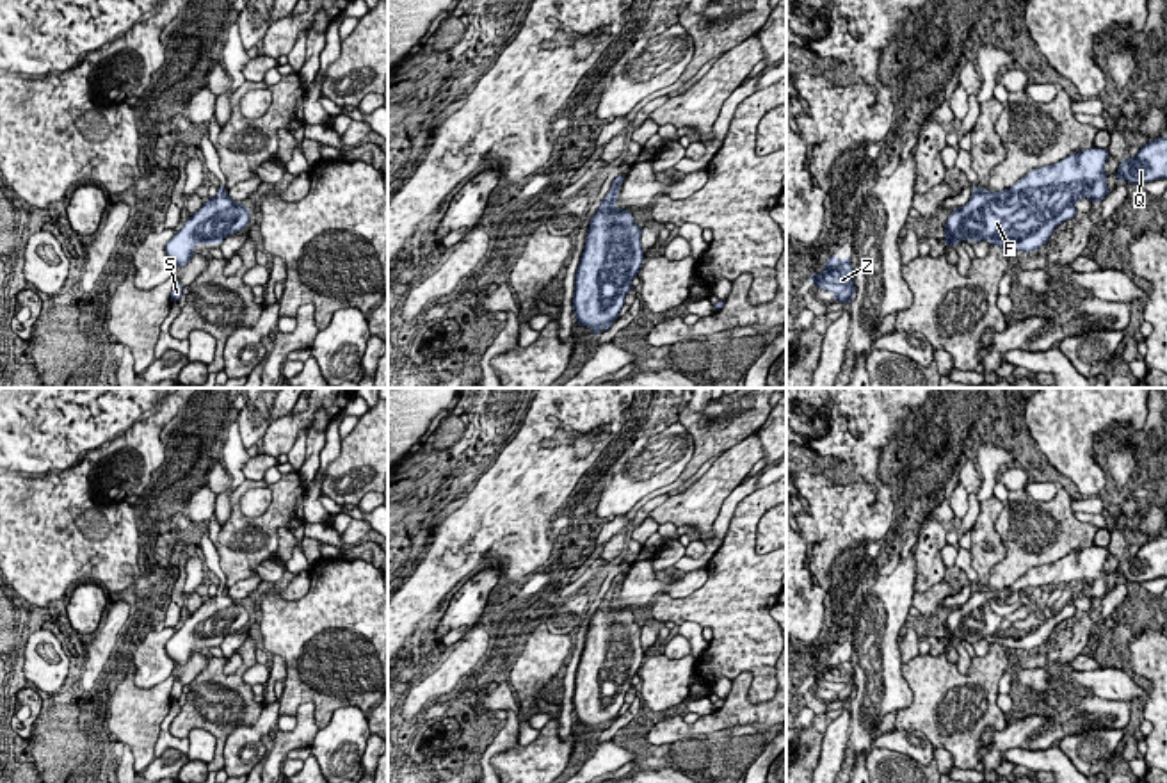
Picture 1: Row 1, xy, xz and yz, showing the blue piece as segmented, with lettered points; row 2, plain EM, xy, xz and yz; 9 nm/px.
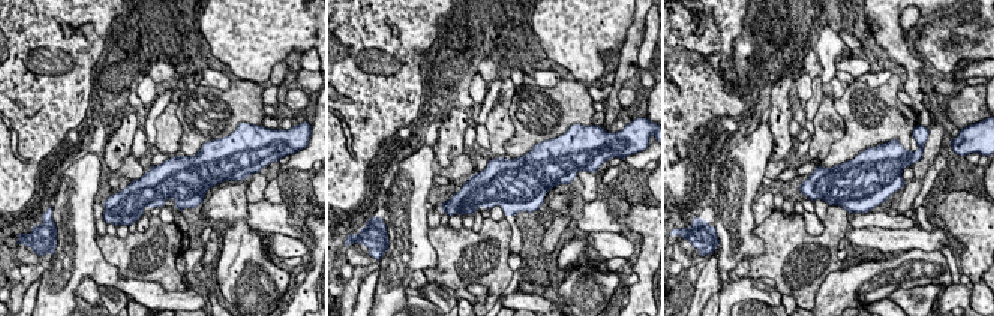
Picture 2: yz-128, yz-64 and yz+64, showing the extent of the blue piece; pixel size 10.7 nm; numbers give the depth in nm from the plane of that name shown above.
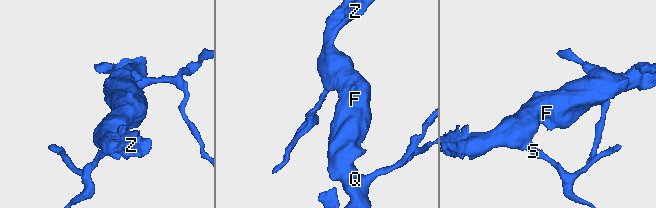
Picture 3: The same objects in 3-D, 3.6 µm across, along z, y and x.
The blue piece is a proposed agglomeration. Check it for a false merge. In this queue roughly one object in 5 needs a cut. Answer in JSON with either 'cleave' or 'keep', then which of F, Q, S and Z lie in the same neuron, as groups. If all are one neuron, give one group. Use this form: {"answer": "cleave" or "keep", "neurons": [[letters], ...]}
{"answer": "keep", "neurons": [["F", "Q", "S", "Z"]]}

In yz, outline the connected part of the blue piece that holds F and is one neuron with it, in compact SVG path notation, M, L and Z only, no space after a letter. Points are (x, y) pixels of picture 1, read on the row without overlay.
M1089 546L1032 568L1010 587L991 591L973 585L970 600L946 618L946 644L970 637L987 639L1007 651L1037 650L1058 623L1074 618L1078 598L1099 601L1110 591L1107 557L1107 548Z

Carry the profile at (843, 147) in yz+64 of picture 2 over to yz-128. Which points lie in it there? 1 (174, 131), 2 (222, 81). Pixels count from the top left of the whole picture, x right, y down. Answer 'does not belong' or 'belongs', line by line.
1: does not belong
2: does not belong

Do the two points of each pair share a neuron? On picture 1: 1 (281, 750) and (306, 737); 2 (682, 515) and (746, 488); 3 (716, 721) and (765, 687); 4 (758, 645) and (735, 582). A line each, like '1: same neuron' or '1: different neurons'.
1: same neuron
2: different neurons
3: different neurons
4: same neuron

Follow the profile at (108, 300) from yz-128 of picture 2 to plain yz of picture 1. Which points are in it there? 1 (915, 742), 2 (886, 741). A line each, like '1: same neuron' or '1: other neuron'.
1: same neuron
2: same neuron

